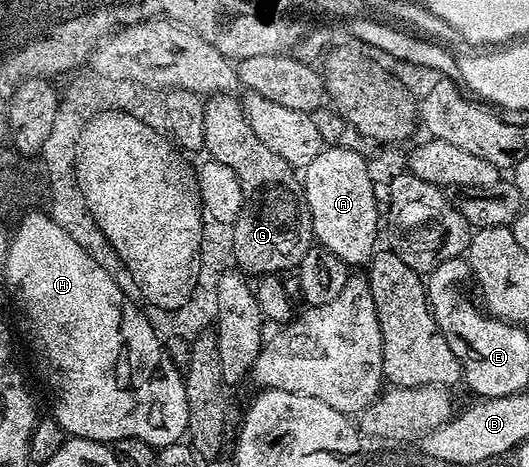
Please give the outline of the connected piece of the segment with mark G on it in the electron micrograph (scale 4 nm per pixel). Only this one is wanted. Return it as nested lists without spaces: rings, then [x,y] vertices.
[[[214,94],[204,101],[204,106],[204,151],[208,159],[223,162],[232,170],[243,190],[243,206],[232,223],[236,233],[236,267],[250,277],[264,272],[288,274],[300,269],[307,250],[315,244],[302,177],[279,154],[259,142],[238,97],[236,100],[233,94]]]

